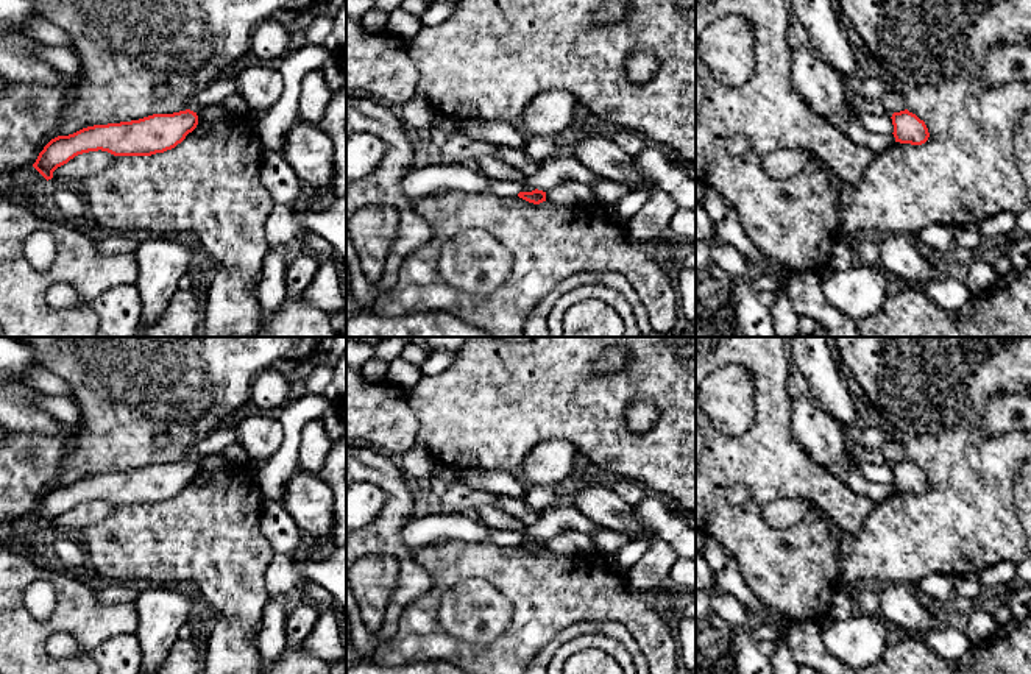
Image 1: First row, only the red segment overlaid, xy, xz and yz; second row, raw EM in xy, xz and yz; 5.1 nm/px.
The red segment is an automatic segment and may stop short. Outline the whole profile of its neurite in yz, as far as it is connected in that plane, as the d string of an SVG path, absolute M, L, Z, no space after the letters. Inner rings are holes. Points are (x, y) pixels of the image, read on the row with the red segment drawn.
M908 109L892 114L895 142L922 145L928 140L930 133L923 120Z

